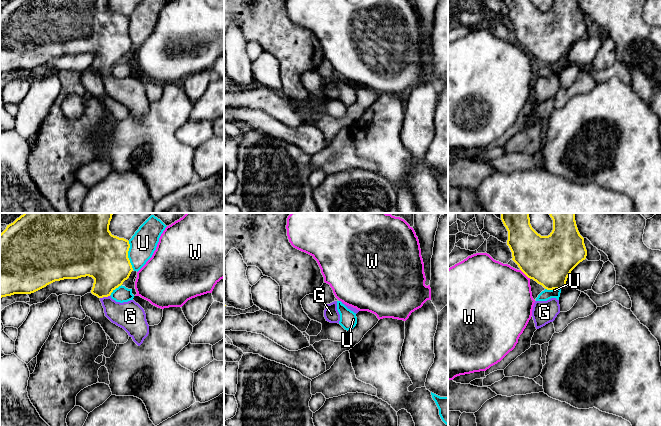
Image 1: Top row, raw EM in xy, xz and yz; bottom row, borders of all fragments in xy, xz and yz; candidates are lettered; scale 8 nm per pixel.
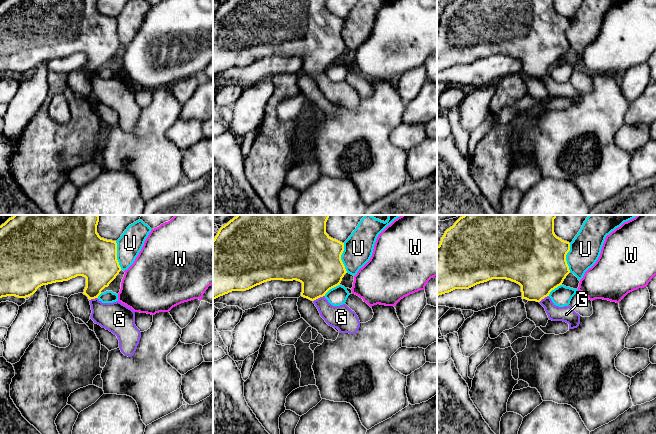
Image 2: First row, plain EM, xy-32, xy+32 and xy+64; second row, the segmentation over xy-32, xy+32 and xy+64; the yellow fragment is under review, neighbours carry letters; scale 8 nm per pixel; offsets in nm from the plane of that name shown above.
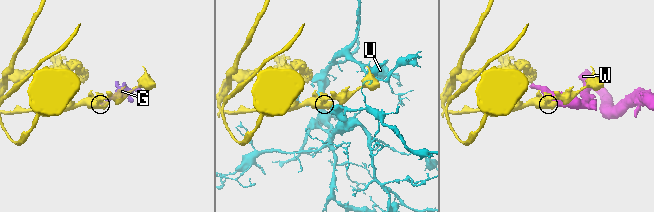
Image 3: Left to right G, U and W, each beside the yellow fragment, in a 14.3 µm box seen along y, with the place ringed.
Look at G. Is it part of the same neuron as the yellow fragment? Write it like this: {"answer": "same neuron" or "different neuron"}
{"answer": "same neuron"}

